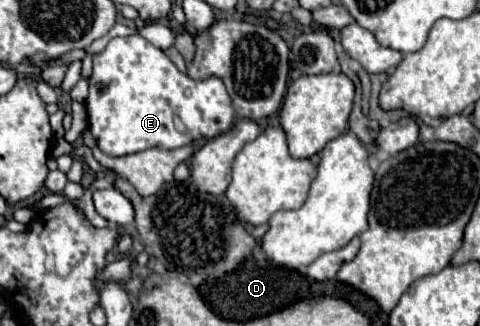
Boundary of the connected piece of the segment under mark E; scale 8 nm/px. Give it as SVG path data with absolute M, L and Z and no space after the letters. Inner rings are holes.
M139 33L115 37L105 51L93 55L93 75L89 77L85 109L89 133L97 141L97 147L111 157L149 147L177 149L193 139L211 139L225 133L235 119L231 99L217 77L207 81L187 77L159 47ZM99 85L105 89L101 91Z

